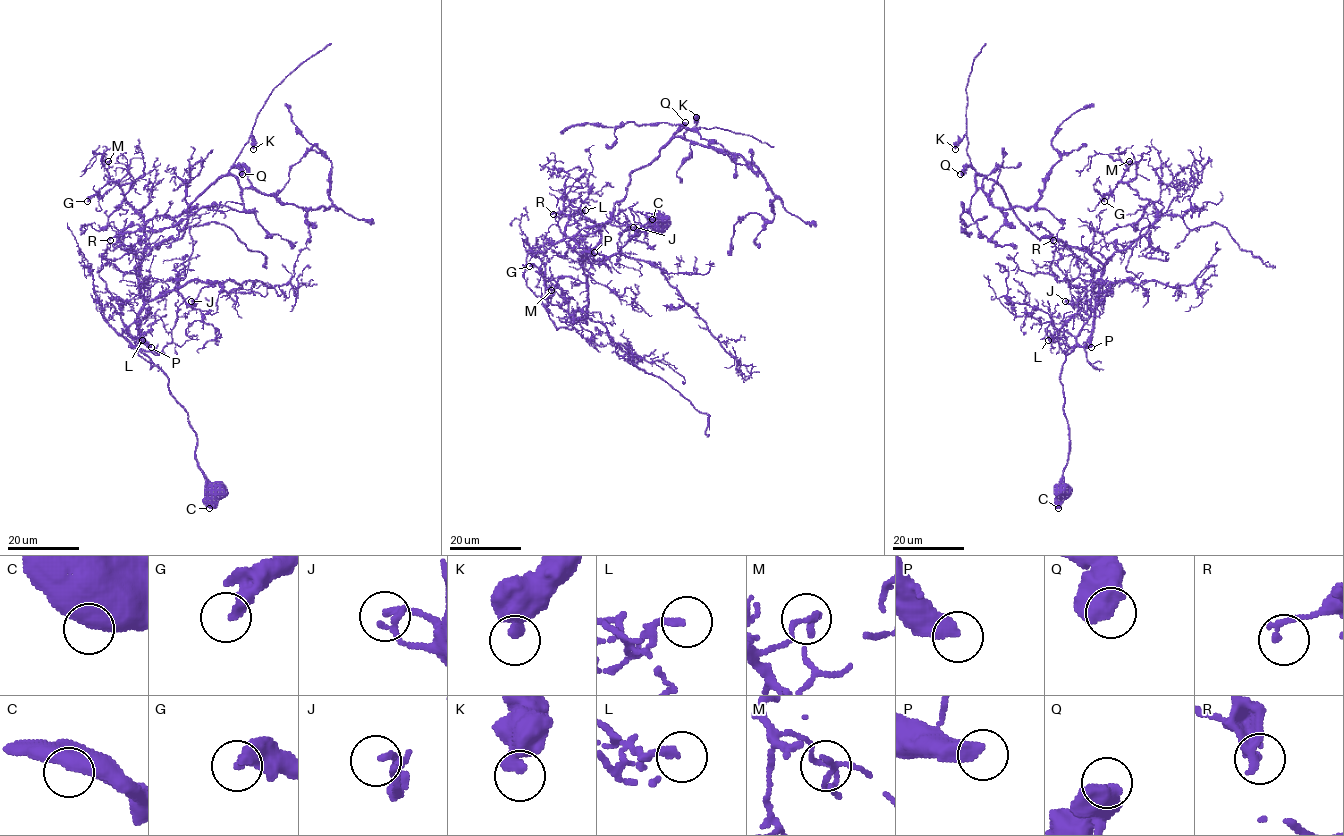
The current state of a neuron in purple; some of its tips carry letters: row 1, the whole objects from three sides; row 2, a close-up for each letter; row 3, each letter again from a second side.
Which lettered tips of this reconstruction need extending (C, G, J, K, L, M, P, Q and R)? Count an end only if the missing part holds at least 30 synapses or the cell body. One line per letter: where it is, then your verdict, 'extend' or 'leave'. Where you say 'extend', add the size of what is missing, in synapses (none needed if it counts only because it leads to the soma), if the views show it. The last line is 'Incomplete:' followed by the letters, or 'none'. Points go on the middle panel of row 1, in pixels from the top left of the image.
C: place (652, 219); leave
G: place (529, 266); leave
J: place (633, 227); leave
K: place (696, 117); leave
L: place (585, 210); leave
M: place (551, 290); leave
P: place (594, 252); extend; 1000 synapses
Q: place (685, 122); leave
R: place (553, 214); leave
Incomplete: P

